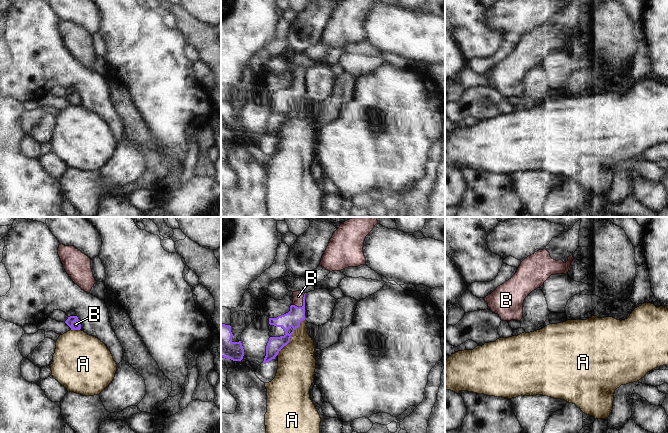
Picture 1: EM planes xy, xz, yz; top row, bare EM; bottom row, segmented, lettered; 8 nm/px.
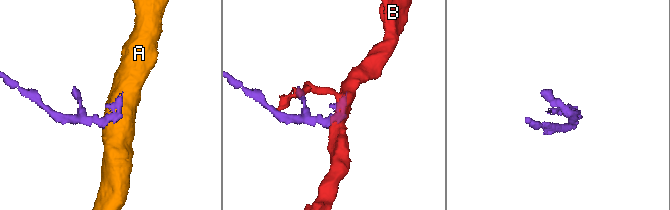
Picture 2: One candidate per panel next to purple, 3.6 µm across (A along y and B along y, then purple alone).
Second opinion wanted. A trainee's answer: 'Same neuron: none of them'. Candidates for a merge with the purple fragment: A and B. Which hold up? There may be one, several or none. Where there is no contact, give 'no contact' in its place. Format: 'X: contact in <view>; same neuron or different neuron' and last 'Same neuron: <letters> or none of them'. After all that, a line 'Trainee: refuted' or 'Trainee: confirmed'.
A: contact in xz; different neuron
B: contact in xz; same neuron
Same neuron: B
Trainee: refuted

